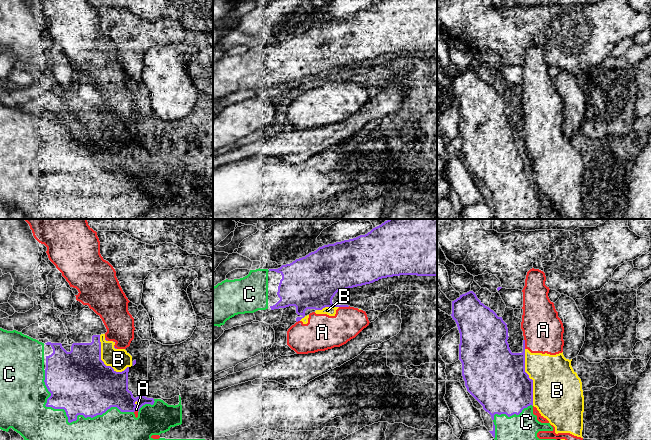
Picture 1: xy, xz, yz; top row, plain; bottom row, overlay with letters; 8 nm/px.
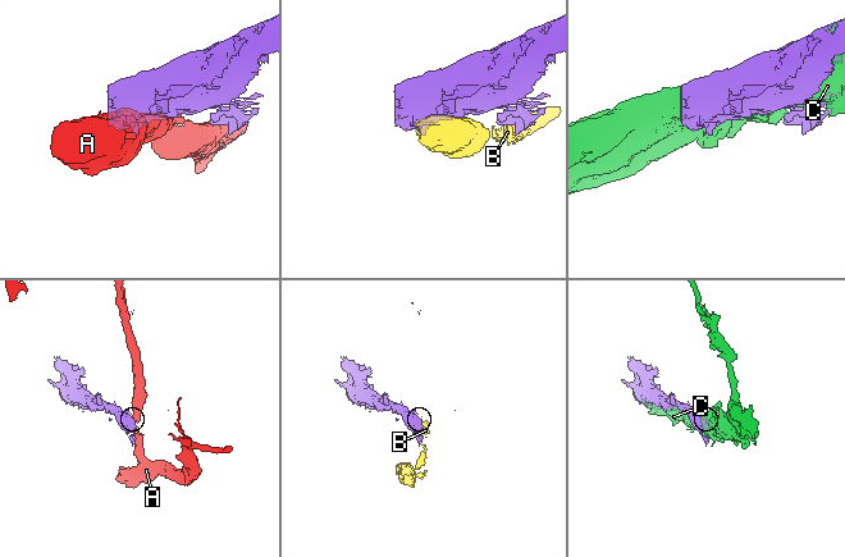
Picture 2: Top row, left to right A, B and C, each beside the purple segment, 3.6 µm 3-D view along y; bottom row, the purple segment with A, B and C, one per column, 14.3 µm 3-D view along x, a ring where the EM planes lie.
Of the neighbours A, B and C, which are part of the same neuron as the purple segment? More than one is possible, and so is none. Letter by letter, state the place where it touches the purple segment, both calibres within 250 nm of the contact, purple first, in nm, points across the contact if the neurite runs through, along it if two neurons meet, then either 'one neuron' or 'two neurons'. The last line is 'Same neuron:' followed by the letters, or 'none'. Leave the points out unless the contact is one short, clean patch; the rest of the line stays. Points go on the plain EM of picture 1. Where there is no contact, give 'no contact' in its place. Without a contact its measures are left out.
A: contact xz (344, 82); calibres 280 and 260 nm; two neurons
B: contact yz (528, 153); calibres 460 and 380 nm; two neurons
C: contact xy (69, 198); calibres 360 and 400 nm; one neuron
Same neuron: C

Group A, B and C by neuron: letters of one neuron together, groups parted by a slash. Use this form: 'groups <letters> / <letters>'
groups A B / C

